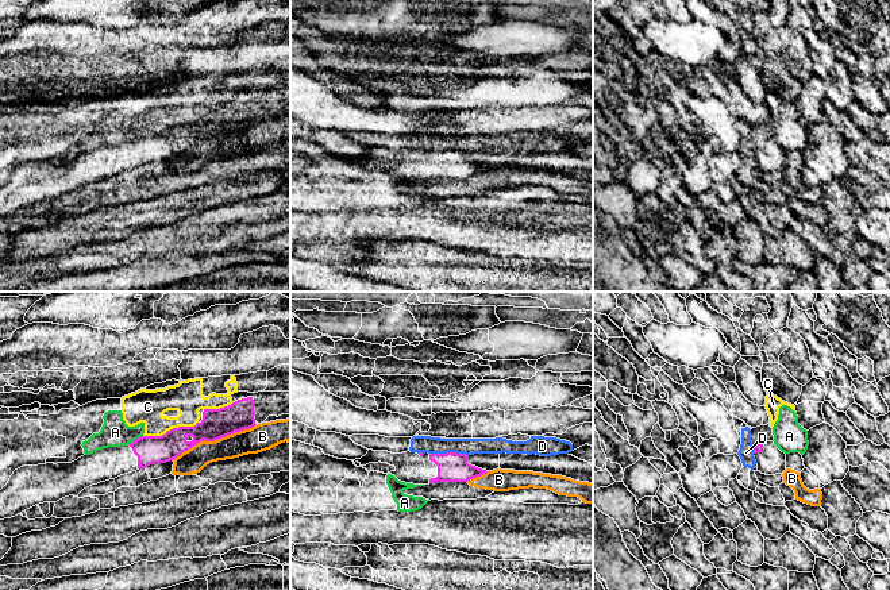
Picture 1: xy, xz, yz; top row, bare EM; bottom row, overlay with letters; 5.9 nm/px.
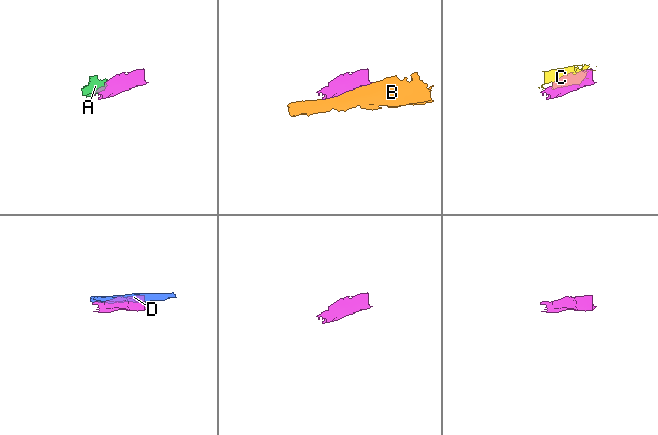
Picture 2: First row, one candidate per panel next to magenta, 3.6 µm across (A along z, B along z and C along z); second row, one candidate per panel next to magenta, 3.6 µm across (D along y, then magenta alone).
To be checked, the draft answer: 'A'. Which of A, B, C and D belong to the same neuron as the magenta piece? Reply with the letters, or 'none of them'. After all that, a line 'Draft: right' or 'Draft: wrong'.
none of them
Draft: wrong

